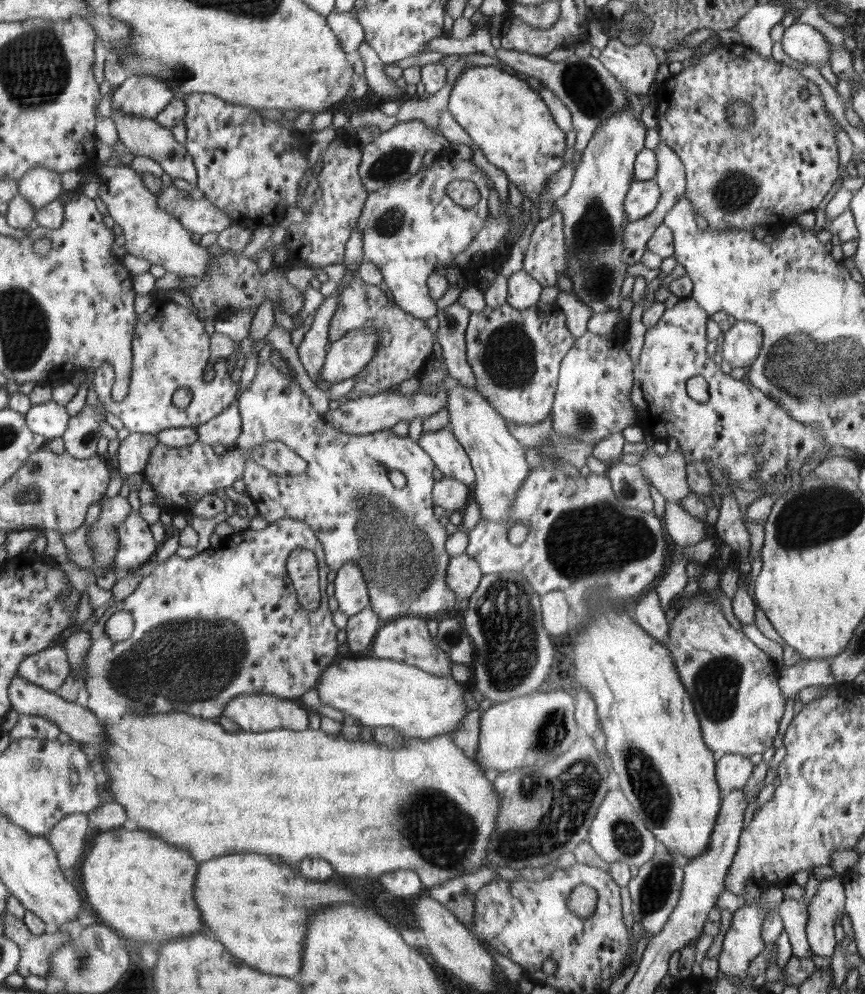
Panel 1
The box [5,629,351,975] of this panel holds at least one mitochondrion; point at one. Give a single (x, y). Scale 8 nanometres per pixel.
(83, 960)

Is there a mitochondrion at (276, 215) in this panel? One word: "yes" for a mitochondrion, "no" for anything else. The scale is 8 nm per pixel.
no

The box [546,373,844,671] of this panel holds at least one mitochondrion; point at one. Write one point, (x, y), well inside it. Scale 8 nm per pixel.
(638, 542)

